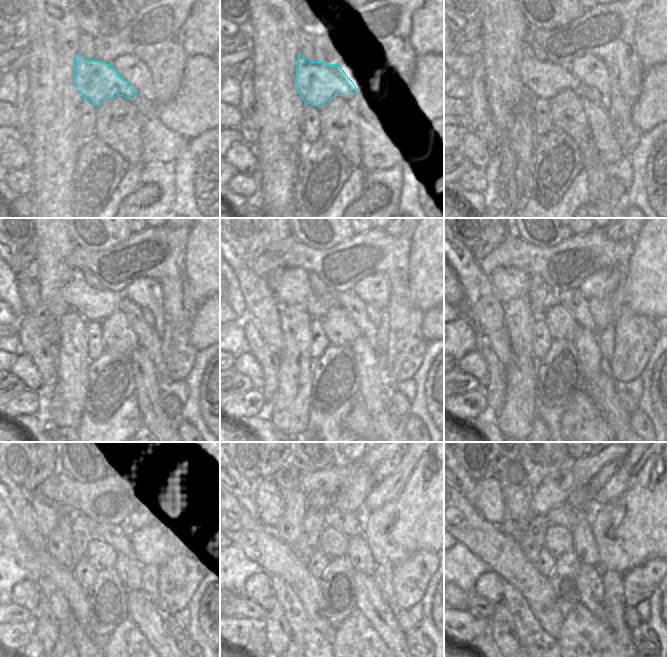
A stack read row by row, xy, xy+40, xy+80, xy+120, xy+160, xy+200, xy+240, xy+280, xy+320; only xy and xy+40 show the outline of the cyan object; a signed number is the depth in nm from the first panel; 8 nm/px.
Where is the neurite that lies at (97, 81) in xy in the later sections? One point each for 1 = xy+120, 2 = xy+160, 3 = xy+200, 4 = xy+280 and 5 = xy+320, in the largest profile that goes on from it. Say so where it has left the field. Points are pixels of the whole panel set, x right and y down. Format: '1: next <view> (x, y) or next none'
1: next xy+120 (93, 305)
2: next xy+160 (289, 285)
3: next xy+200 (508, 283)
4: next xy+280 (269, 501)
5: next xy+320 (487, 499)

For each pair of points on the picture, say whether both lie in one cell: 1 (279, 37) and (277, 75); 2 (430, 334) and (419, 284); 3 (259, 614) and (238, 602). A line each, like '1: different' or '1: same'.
1: same
2: different
3: same

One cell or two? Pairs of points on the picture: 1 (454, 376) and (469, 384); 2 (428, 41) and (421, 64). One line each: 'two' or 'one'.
1: one
2: two

